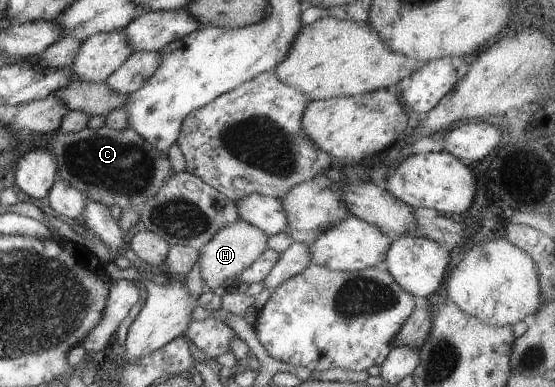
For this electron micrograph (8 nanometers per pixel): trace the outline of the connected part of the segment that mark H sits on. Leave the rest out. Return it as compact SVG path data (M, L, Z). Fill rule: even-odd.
M238 218L233 224L224 226L200 250L199 264L205 290L213 291L224 286L227 279L236 279L248 266L251 266L267 249L268 234L250 222Z

